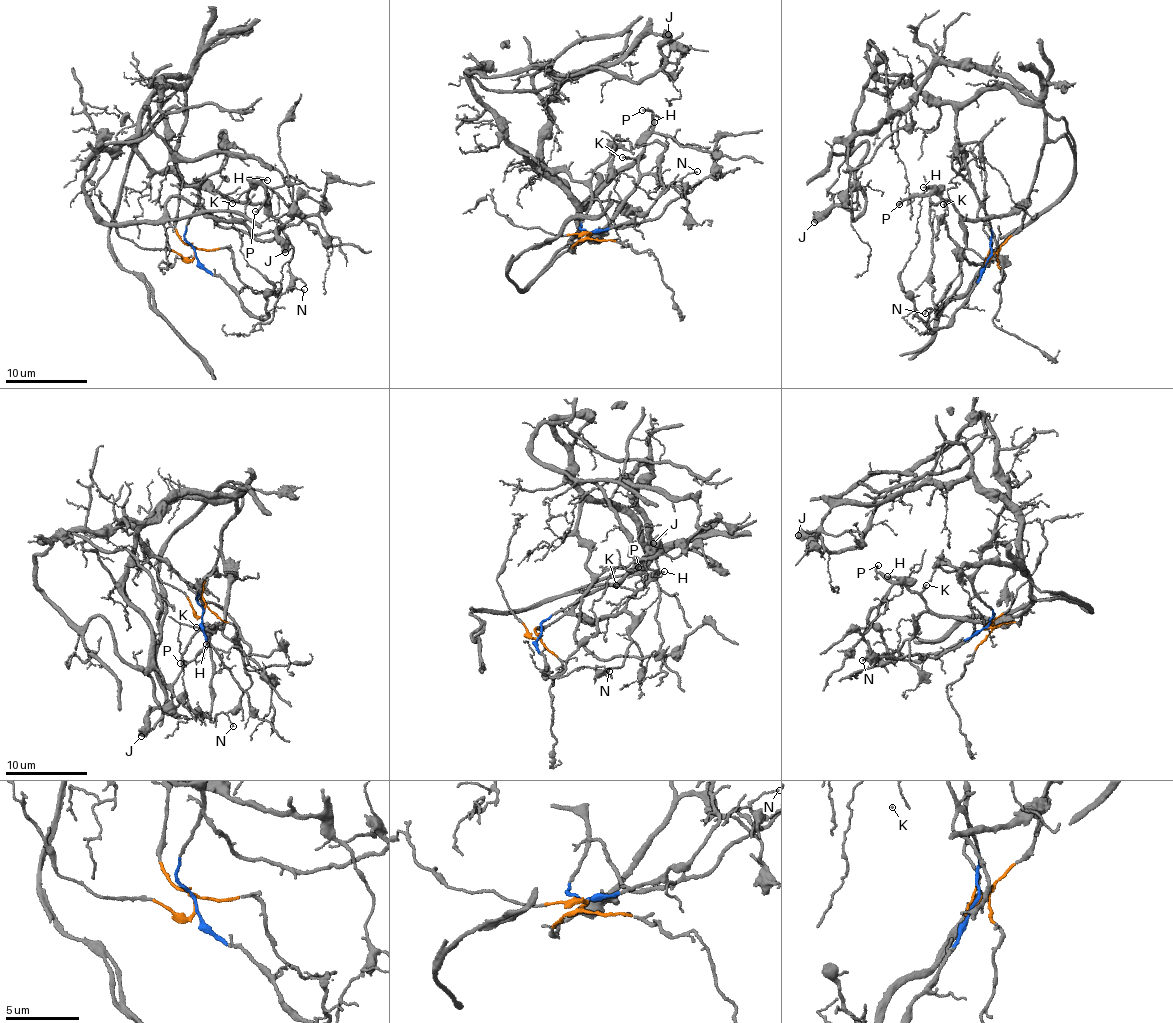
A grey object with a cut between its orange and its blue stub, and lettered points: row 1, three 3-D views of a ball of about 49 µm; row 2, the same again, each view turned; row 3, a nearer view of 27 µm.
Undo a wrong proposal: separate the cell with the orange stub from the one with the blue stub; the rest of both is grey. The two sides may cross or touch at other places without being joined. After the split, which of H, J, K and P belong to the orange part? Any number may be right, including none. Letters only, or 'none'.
H, K, P

